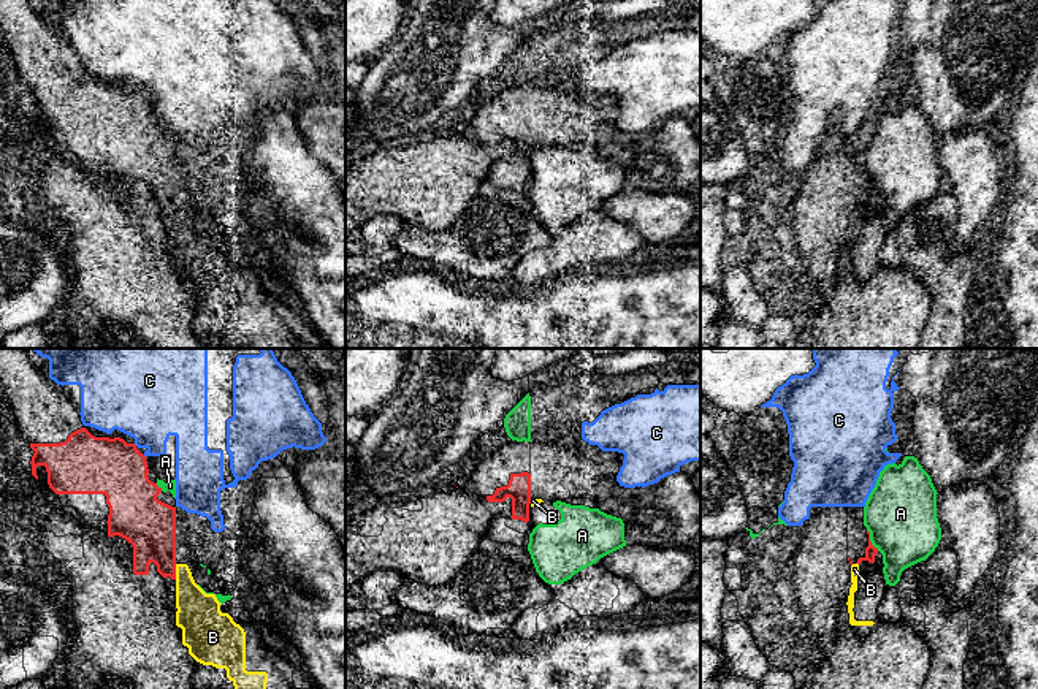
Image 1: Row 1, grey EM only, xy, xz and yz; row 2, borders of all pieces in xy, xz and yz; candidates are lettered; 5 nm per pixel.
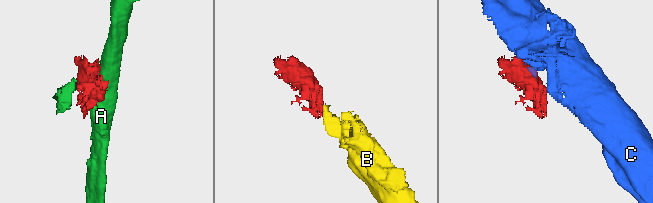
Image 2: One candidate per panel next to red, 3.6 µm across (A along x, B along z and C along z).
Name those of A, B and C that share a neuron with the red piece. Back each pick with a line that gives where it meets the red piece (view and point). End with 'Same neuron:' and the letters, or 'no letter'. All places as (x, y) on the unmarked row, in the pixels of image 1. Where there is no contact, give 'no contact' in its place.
B: xy (175, 217)
Same neuron: B

